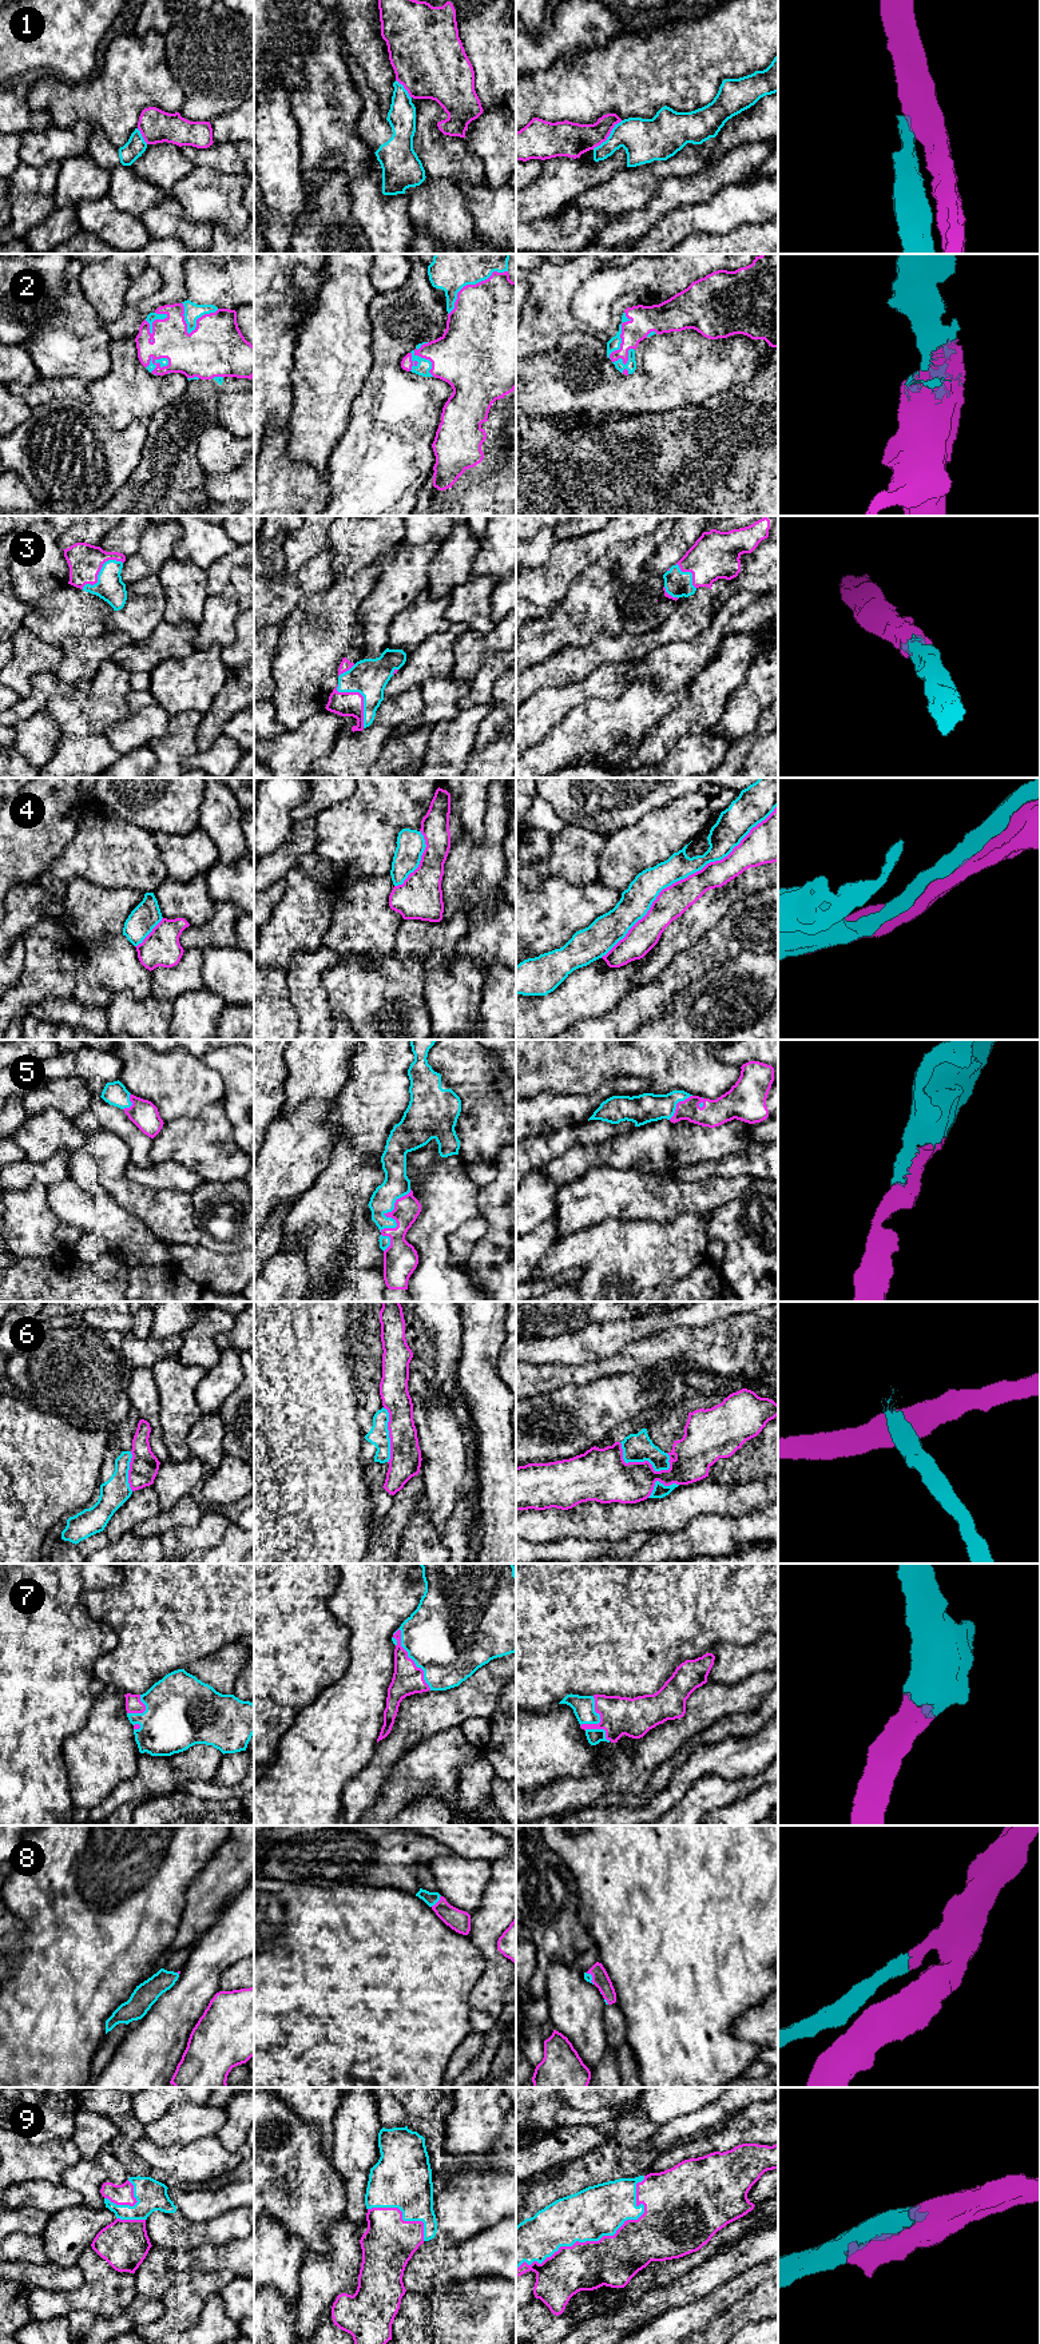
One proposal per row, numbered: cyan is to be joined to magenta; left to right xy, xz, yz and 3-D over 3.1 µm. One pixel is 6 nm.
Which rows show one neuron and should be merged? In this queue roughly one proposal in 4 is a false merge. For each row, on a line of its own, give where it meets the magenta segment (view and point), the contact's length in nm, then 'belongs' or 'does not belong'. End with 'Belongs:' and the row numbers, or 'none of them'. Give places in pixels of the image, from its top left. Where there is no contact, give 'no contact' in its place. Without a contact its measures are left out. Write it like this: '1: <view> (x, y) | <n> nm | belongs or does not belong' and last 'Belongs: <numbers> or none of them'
1: yz (608, 135) | 260 nm | does not belong
2: xz (424, 357) | 220 nm | belongs
3: xz (362, 696) | 300 nm | belongs
4: yz (687, 877) | 1400 nm | does not belong
5: xz (385, 1215) | 320 nm | belongs
6: yz (639, 1462) | 340 nm | does not belong
7: xz (412, 1660) | 420 nm | belongs
8: xz (437, 1902) | 90 nm | belongs
9: yz (602, 2237) | 950 nm | belongs
Belongs: 2, 3, 5, 7, 8, 9

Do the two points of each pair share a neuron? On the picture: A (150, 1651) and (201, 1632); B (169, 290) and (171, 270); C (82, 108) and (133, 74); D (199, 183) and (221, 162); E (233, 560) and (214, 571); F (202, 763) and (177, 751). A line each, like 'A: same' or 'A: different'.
A: same
B: same
C: same
D: different
E: same
F: different

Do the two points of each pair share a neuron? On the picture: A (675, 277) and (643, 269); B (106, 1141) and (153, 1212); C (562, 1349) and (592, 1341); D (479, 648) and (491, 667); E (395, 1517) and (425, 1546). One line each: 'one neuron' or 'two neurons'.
A: one neuron
B: one neuron
C: one neuron
D: two neurons
E: two neurons

